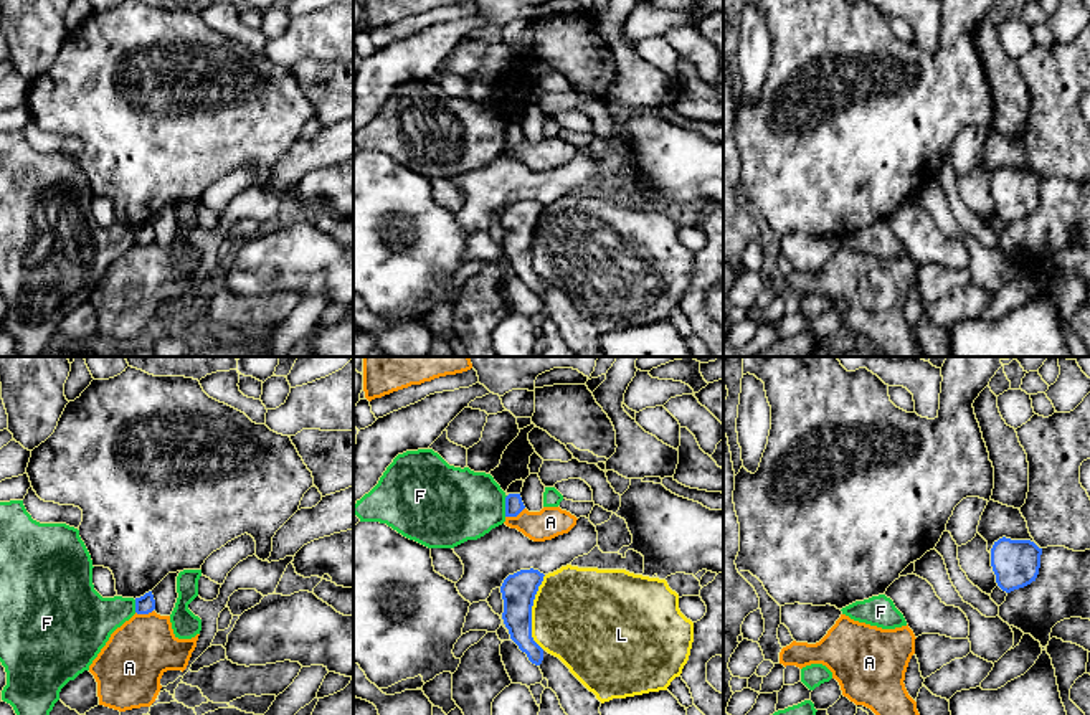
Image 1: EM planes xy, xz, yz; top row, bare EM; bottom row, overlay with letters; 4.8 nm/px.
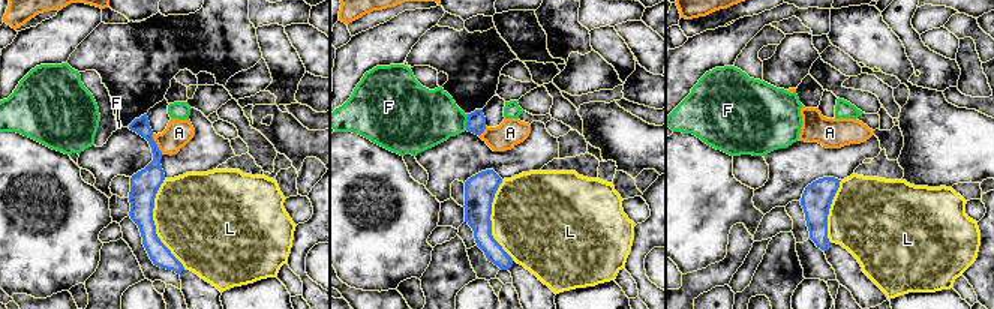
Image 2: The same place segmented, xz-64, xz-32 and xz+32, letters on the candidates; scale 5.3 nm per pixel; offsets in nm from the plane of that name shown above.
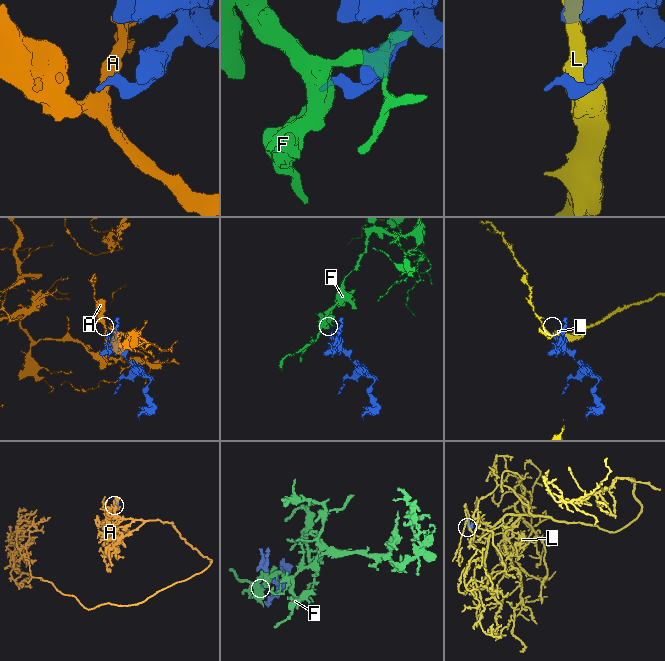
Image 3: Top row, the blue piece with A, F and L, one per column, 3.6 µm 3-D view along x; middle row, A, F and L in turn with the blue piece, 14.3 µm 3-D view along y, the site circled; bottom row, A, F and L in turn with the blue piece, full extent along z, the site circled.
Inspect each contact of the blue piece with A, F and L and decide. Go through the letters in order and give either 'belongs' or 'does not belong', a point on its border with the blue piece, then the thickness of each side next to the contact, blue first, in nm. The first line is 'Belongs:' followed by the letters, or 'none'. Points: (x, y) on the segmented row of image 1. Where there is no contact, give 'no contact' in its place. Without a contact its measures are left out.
Belongs: none
A: does not belong | xz (514, 516) | 90/150 nm
F: does not belong | xz (506, 506) | 90/360 nm
L: does not belong | xz (530, 613) | 170/460 nm

